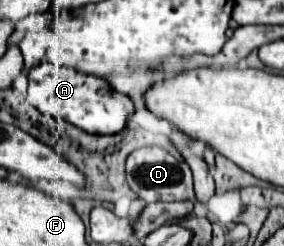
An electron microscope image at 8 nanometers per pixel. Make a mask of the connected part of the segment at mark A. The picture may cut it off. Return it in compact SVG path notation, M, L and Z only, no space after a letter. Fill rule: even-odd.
M39 62L27 74L29 88L27 88L27 102L37 108L41 114L63 118L73 126L91 132L91 134L115 134L123 130L127 116L135 112L133 102L129 96L119 94L109 88L109 84L93 74L85 74L67 66L53 66L49 62ZM99 90L107 90L105 96Z

